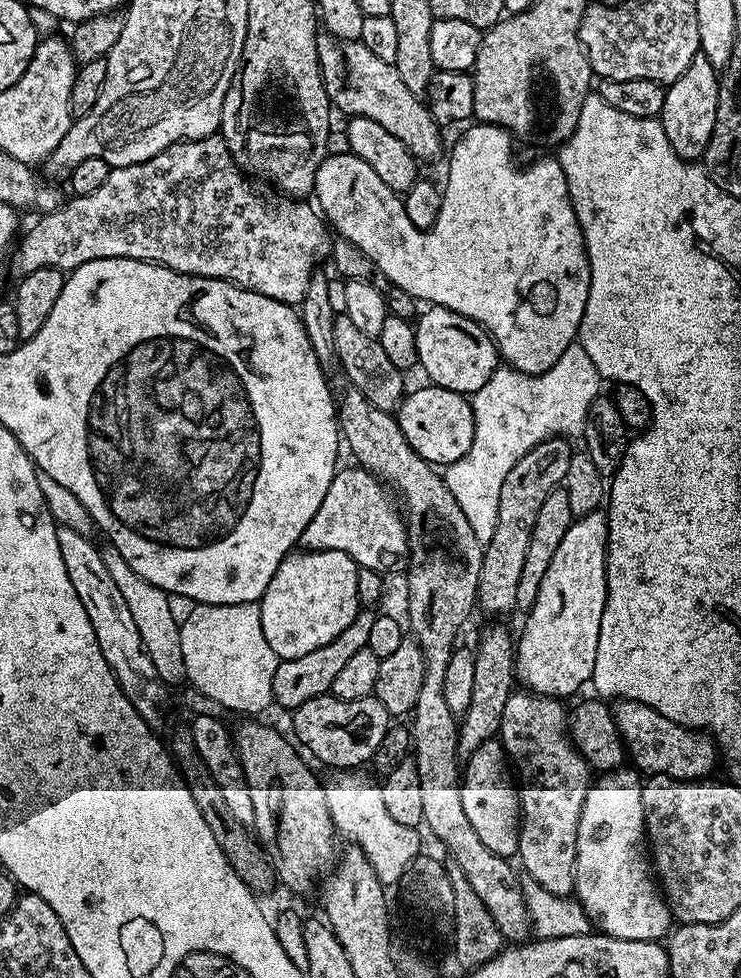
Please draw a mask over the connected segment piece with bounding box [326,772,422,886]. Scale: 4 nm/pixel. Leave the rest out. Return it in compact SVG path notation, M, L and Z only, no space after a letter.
M341 773L334 782L327 783L327 806L330 808L331 820L335 822L337 833L348 836L355 845L370 859L380 881L385 886L392 886L405 877L409 865L419 856L419 831L404 823L395 821L387 813L379 785L364 782L358 774Z

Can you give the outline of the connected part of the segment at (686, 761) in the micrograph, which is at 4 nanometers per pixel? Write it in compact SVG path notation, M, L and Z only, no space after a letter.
M617 699L615 704L611 709L612 717L620 731L627 759L631 763L633 760L637 764L635 767L641 773L644 771L644 774L654 776L673 776L676 780L703 780L711 773L708 771L715 766L716 756L718 760L716 741L712 739L711 735L705 734L703 731L695 728L686 728L682 724L676 724L670 718L666 718L666 714L658 714L658 710L654 710L642 702Z

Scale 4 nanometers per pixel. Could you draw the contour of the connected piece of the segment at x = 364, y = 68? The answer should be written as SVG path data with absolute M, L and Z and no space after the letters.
M320 34L316 37L318 54L320 55L320 73L326 86L328 101L337 113L345 112L345 117L361 116L370 118L370 122L378 122L385 130L390 130L406 150L410 150L417 161L432 160L440 152L441 125L430 114L427 103L421 97L410 94L409 88L402 82L395 64L377 58L361 40L339 40L336 36Z

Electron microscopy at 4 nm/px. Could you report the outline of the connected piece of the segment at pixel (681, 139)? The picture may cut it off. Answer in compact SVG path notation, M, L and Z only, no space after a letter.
M697 54L682 70L682 74L664 90L662 110L658 117L662 130L666 130L666 138L670 138L670 146L674 146L674 154L689 162L701 159L714 134L714 118L718 114L718 90L720 76L718 69L710 66L710 58Z

